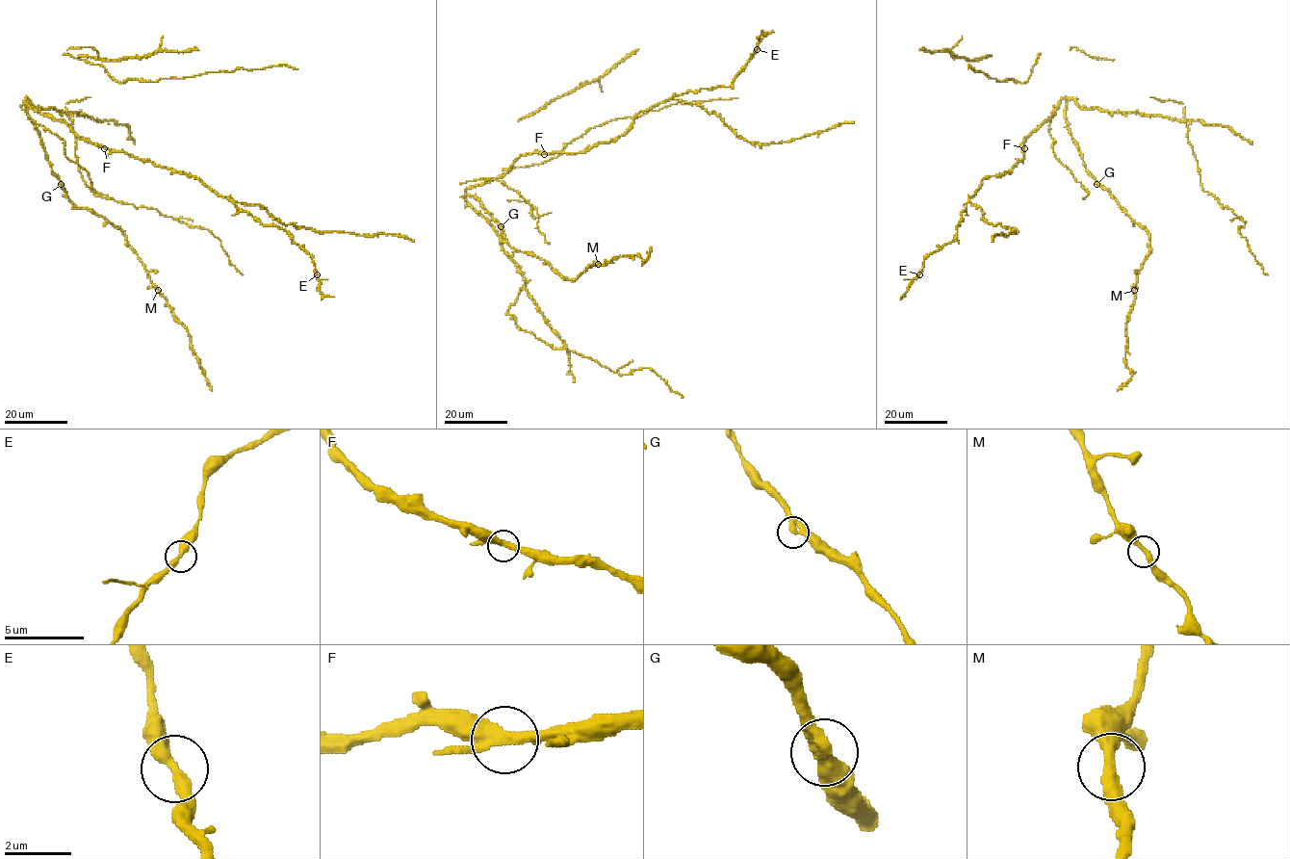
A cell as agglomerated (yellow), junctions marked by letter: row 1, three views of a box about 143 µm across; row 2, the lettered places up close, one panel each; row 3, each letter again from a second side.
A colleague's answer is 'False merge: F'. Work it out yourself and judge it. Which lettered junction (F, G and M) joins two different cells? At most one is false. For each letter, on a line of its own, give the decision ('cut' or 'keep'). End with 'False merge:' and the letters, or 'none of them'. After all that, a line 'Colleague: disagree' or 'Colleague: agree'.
F: keep
G: keep
M: keep
False merge: none of them
Colleague: disagree

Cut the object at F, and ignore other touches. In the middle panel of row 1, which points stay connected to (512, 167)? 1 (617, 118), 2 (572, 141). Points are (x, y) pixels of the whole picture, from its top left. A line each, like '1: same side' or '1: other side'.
1: same side
2: same side

